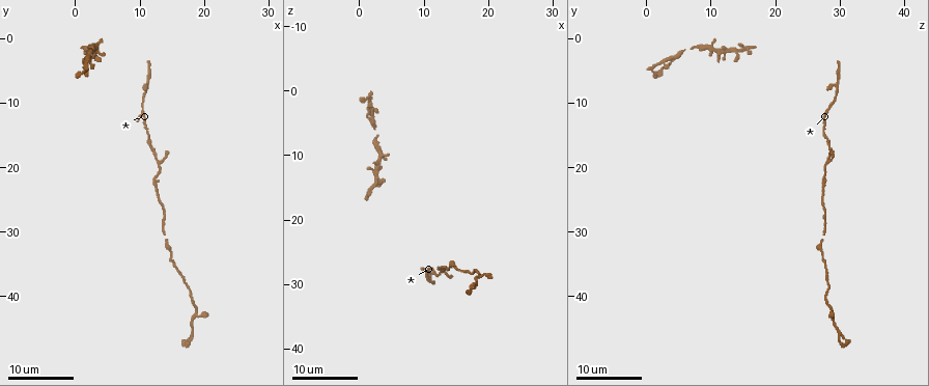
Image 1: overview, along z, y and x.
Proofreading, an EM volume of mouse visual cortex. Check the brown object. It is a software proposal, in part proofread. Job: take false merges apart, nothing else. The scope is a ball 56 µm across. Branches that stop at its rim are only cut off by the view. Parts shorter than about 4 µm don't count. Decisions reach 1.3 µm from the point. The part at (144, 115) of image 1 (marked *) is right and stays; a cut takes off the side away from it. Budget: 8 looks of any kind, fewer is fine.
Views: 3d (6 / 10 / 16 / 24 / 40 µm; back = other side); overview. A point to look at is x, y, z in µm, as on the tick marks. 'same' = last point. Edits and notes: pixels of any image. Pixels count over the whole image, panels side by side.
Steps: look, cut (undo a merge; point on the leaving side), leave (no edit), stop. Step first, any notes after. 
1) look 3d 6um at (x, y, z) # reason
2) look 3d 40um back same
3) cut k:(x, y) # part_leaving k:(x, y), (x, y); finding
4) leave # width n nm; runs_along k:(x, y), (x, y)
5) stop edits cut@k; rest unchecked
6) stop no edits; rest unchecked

look 3d 24um at (12.5, 23.0, 27.5) # sudden change in width

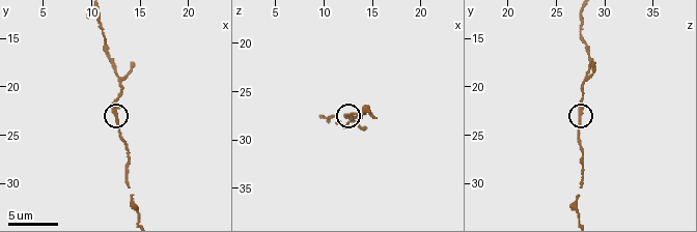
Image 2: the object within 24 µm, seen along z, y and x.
look 3d 10um at (12.4, 22.8, 27.4)

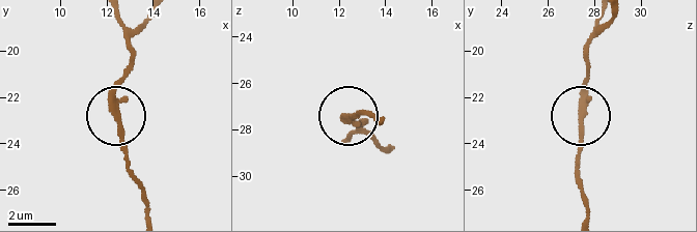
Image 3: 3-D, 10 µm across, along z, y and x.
look 3d 6um at (12.4, 23.0, 27.4) # closer look

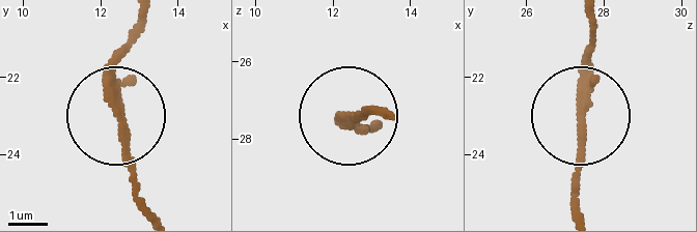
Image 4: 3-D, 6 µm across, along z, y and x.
leave # runs_along 4:(590, 18), (580, 212); one cell here

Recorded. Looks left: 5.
look 3d 10um at (14.2, 31.4, 27.0) # thick turns thin

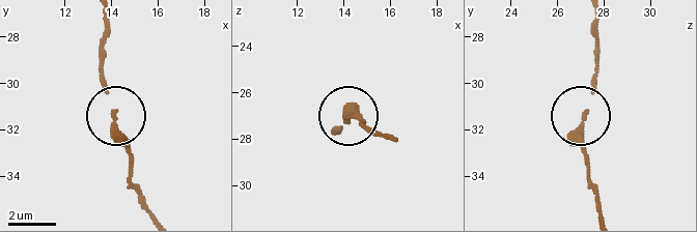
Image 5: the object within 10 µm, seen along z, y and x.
leave # runs_along 5:(103, 17), (101, 82), (131, 165), (131, 186); one cell here

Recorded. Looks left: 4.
look 3d 24um at (16.0, 36.0, 28.0)

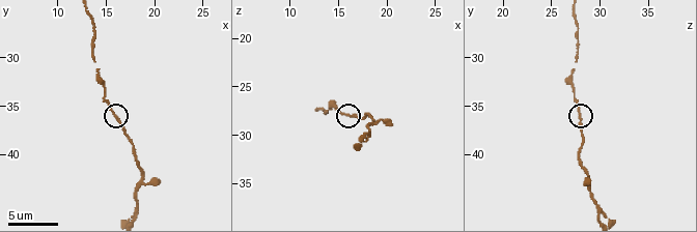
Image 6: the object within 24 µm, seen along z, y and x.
look 3d 10um at (15.6, 36.0, 28.0)

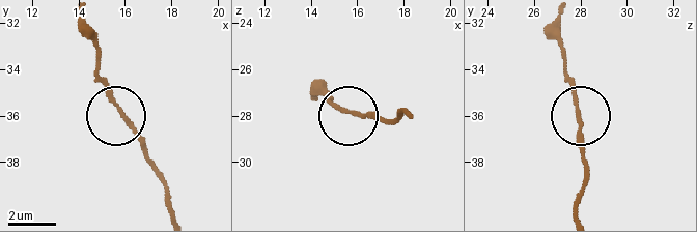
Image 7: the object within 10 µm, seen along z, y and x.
leave # width 160 nm; runs_along 7:(312, 97), (323, 95), (351, 113), (394, 119); all the same cell

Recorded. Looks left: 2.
look 3d 16um at (18.8, 42.0, 28.4) # three arms meet

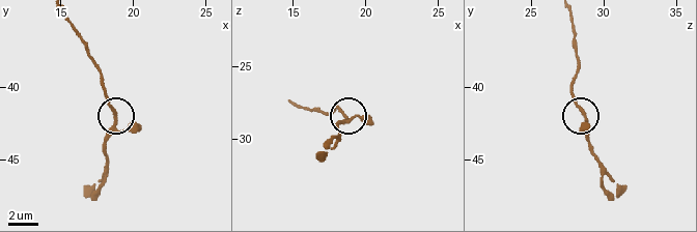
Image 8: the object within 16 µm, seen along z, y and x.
leave # arms 3; runs_along 8:(570, 19), (577, 56), (574, 93), (588, 147); one cell here

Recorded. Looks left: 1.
stop no edits; rest unchecked

